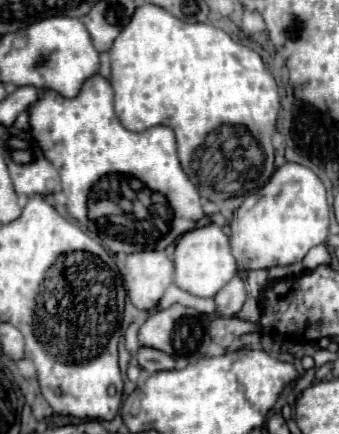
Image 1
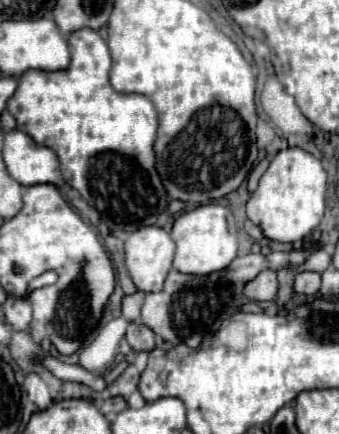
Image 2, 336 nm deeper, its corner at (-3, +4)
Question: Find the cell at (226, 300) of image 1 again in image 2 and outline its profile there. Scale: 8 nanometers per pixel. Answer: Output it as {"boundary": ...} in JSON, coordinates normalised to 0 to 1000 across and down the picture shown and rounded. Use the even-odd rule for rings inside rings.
{"boundary":[[[776,622],[752,645],[729,650],[723,682],[746,696],[782,696],[805,691],[817,682],[817,668],[823,668],[817,631],[805,622]]]}

